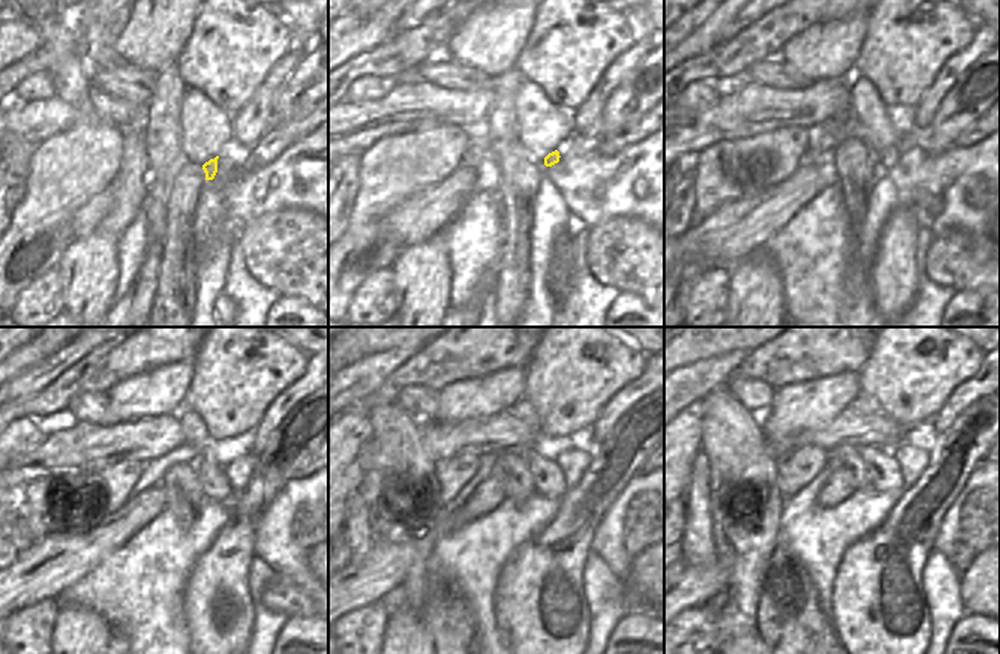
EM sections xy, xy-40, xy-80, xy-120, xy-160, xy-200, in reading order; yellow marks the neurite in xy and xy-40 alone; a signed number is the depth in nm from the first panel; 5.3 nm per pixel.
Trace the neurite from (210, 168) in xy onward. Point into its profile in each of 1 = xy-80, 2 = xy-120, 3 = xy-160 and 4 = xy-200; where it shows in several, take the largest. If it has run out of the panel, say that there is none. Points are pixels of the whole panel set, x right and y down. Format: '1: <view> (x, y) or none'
1: xy-80 (886, 158)
2: xy-120 (212, 479)
3: xy-160 (547, 477)
4: xy-200 (883, 473)

